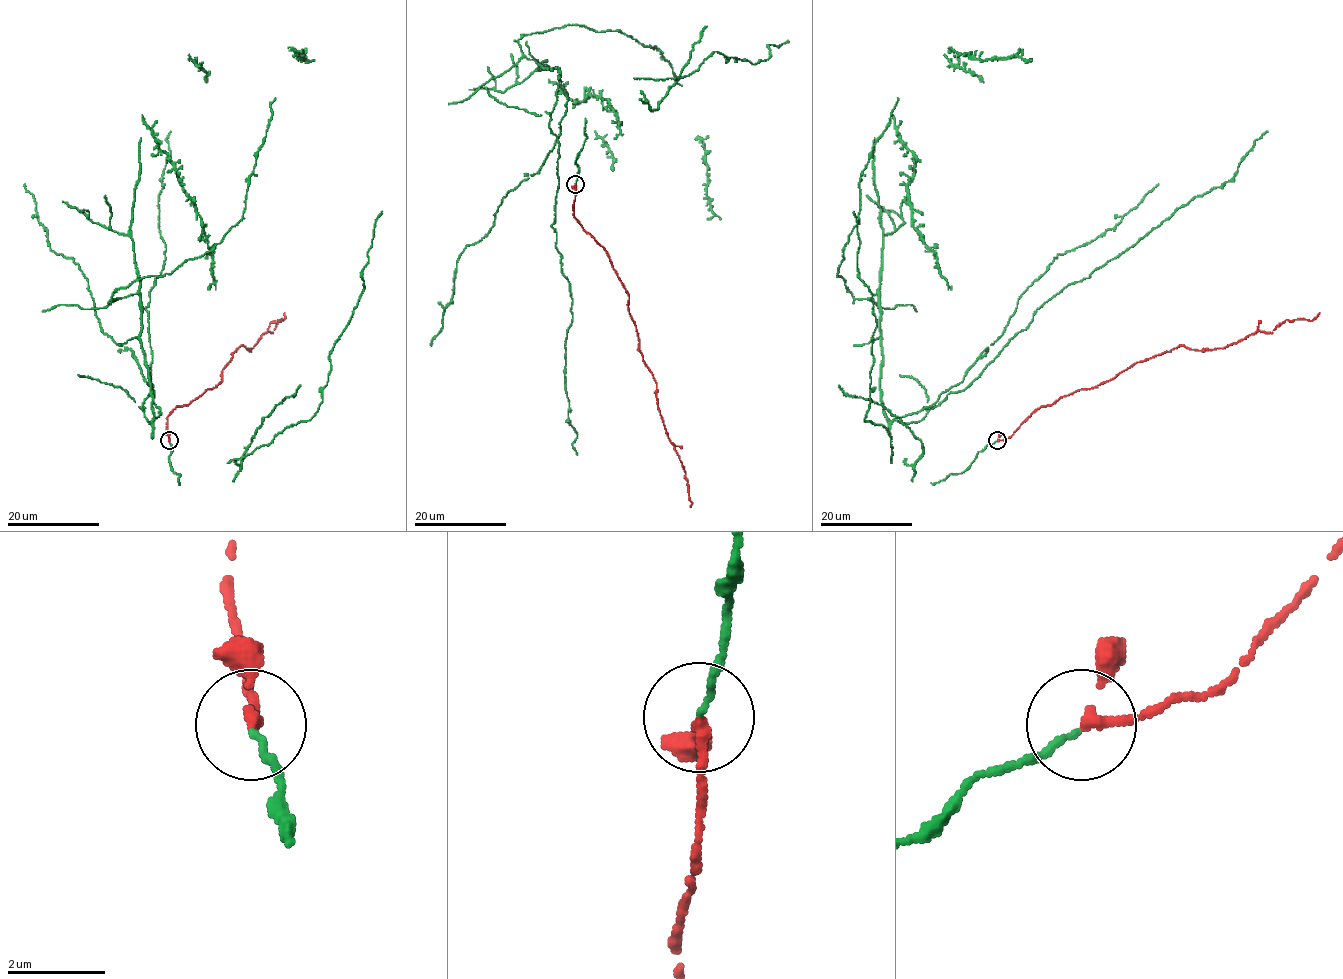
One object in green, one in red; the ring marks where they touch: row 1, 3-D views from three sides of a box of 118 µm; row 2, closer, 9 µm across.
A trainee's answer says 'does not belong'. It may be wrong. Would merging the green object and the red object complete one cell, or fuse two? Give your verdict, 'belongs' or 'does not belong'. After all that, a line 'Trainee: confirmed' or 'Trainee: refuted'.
belongs
Trainee: refuted

